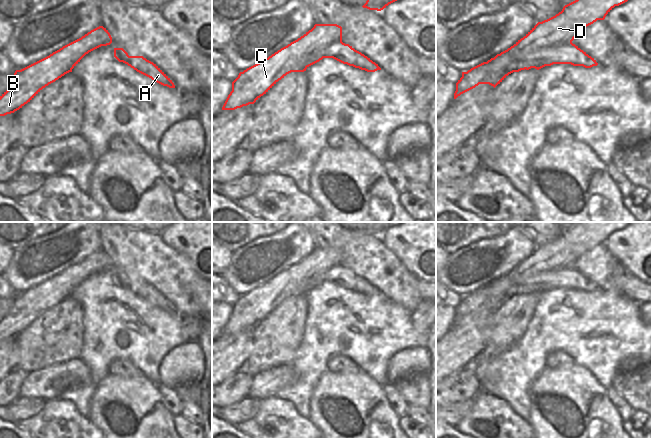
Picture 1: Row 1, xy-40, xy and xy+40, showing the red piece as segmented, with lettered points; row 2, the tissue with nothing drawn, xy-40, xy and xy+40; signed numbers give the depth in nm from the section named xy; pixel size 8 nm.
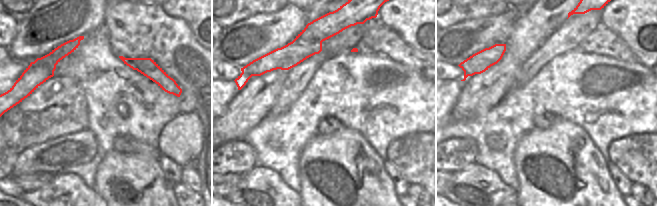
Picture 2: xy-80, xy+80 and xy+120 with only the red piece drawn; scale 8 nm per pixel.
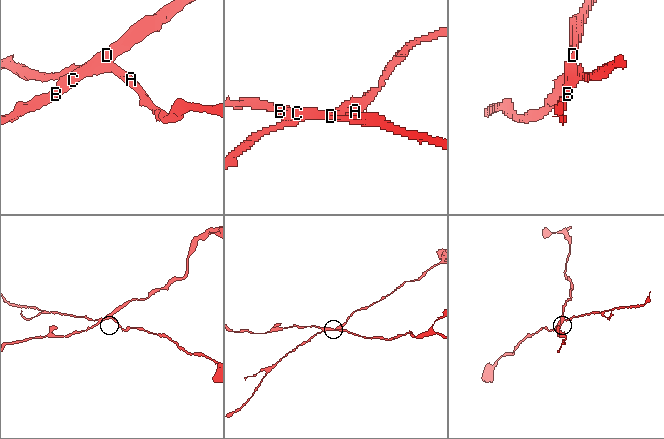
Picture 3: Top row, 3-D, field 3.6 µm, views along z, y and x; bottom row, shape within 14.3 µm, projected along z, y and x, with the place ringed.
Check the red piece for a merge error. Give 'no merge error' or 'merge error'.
merge error

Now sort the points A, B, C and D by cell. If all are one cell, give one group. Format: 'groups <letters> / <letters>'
groups A / B C D

